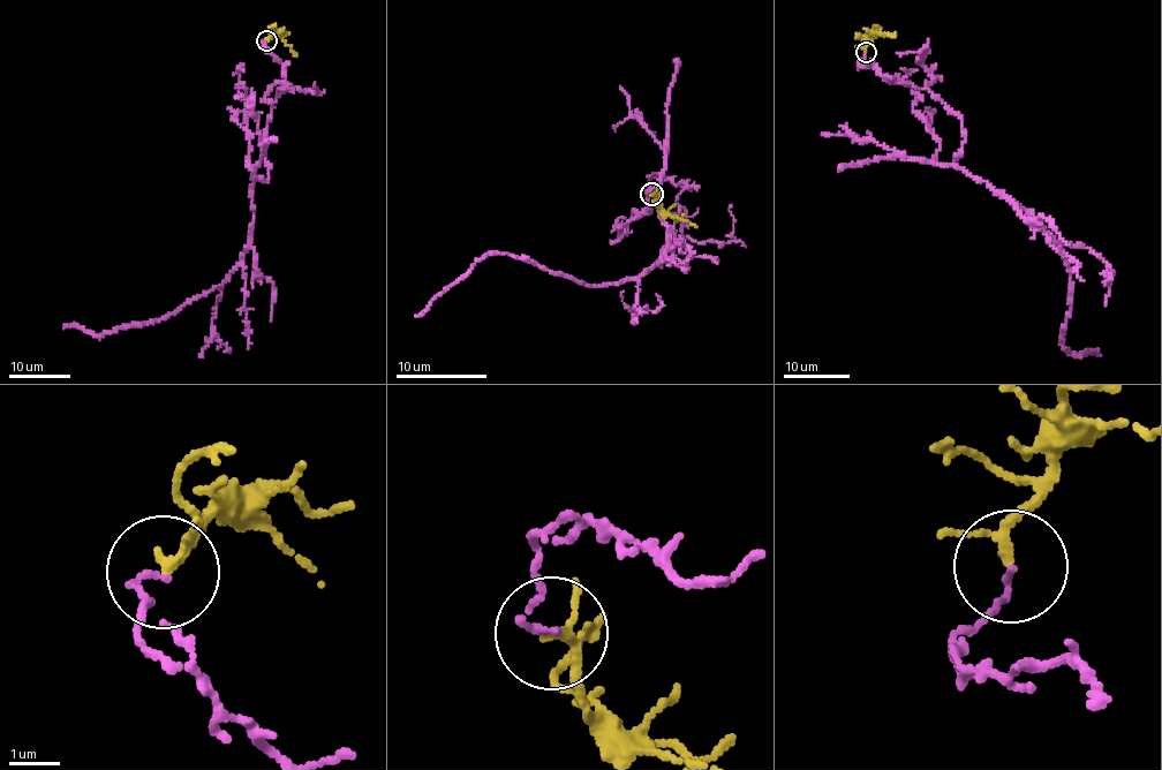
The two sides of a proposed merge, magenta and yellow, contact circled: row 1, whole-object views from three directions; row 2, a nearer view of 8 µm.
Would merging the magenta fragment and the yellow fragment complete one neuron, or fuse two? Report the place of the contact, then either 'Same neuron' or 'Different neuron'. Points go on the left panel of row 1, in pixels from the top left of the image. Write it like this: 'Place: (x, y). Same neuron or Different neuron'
Place: (266, 40). Different neuron

